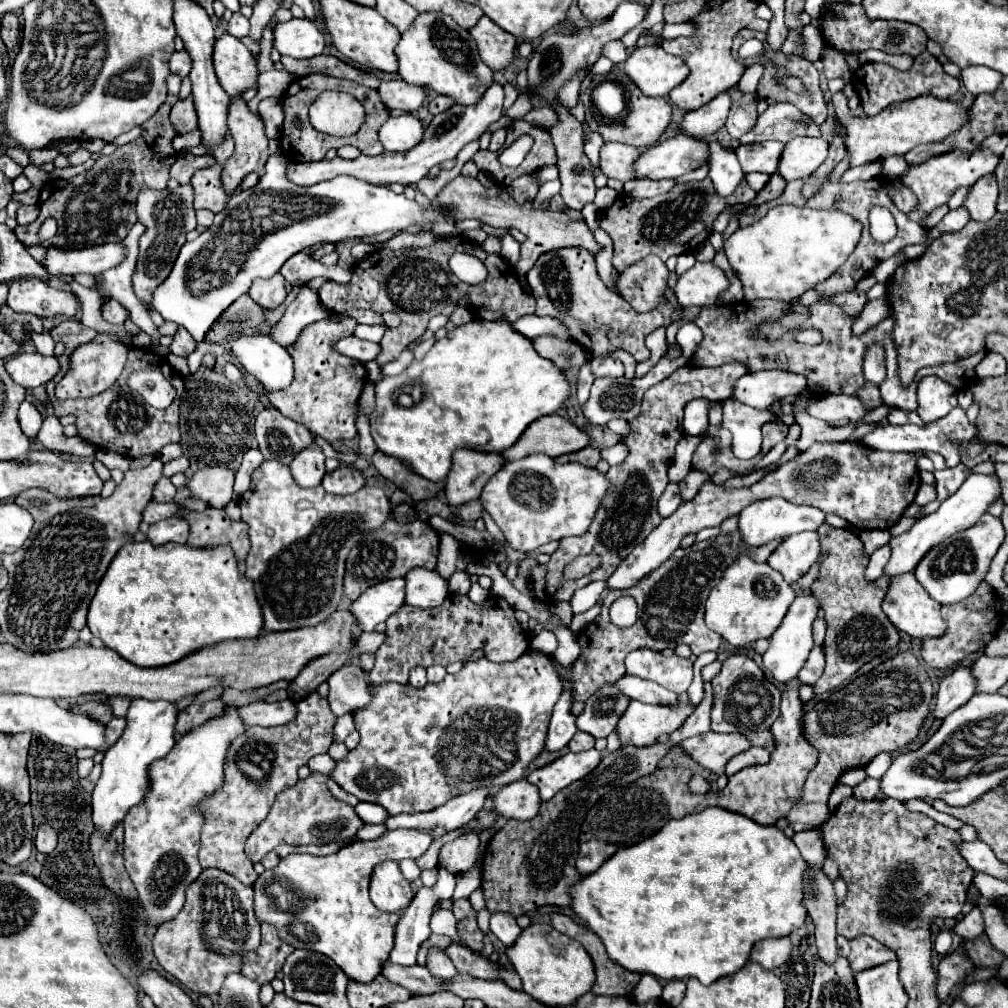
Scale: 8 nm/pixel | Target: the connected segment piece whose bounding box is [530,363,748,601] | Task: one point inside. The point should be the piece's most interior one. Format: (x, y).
(628, 513)

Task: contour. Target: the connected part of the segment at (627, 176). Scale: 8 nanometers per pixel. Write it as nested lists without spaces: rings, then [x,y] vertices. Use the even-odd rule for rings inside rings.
[[[604,143],[600,149],[600,165],[598,171],[606,177],[618,179],[618,181],[630,181],[634,177],[634,161],[640,155],[640,151],[632,145],[620,145],[620,143]]]

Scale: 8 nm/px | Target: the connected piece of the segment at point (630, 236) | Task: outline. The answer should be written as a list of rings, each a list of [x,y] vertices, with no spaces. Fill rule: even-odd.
[[[702,179],[696,183],[678,183],[674,185],[674,189],[670,189],[664,195],[652,197],[652,199],[634,199],[630,195],[620,195],[612,207],[608,207],[602,217],[600,217],[600,227],[612,237],[614,241],[614,257],[612,257],[612,265],[618,273],[622,273],[626,267],[630,267],[632,263],[648,257],[648,255],[658,255],[662,261],[668,261],[668,257],[672,255],[680,255],[680,253],[692,253],[694,251],[694,243],[698,247],[698,243],[702,243],[704,239],[710,237],[712,233],[712,223],[714,219],[724,211],[726,205],[730,205],[732,199],[730,197],[718,197],[712,185],[712,179]]]

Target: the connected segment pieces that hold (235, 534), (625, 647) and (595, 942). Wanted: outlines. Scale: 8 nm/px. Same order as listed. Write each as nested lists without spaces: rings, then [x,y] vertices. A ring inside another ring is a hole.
[[[206,509],[206,511],[190,511],[190,547],[218,547],[228,545],[234,549],[236,561],[242,563],[248,555],[250,541],[246,537],[248,527],[244,523],[234,523],[224,515],[220,509]]]
[[[738,531],[732,535],[718,535],[714,539],[694,543],[688,549],[676,549],[676,553],[664,565],[660,565],[660,569],[648,573],[648,577],[644,577],[644,581],[638,581],[638,585],[634,585],[632,589],[614,589],[606,593],[602,603],[608,605],[602,605],[602,613],[584,631],[578,633],[578,645],[582,649],[578,661],[574,661],[572,667],[564,667],[552,657],[552,665],[558,669],[562,685],[570,691],[572,701],[586,701],[600,685],[616,683],[626,673],[624,657],[634,649],[648,647],[662,651],[666,647],[674,649],[678,643],[686,643],[690,645],[694,655],[716,651],[722,637],[704,625],[704,601],[710,589],[720,581],[724,569],[732,565],[740,555],[764,563],[776,545],[778,543],[748,547],[740,541]],[[621,596],[634,597],[638,603],[638,621],[630,629],[616,627],[608,617],[610,603]]]
[[[552,913],[552,927],[560,933],[576,939],[582,943],[582,947],[588,951],[588,955],[594,961],[596,969],[596,981],[592,985],[592,993],[598,995],[628,995],[634,985],[640,981],[640,973],[632,973],[620,965],[616,965],[606,949],[600,937],[592,933],[592,929],[580,925],[572,917],[566,917],[562,913]]]

